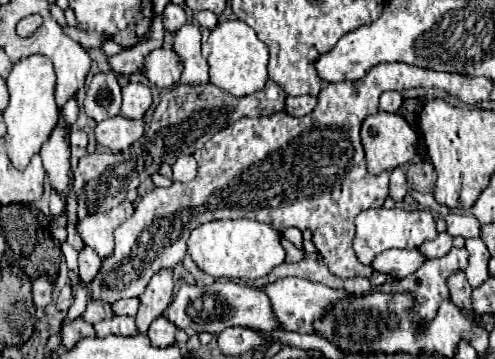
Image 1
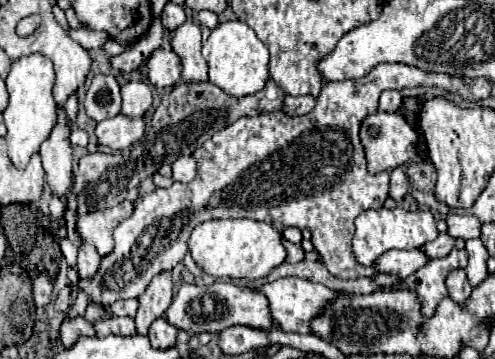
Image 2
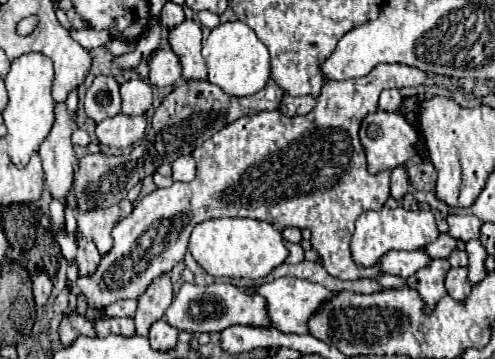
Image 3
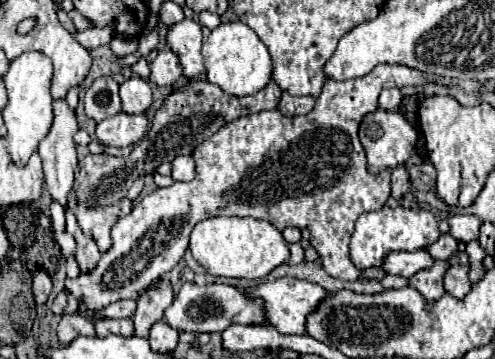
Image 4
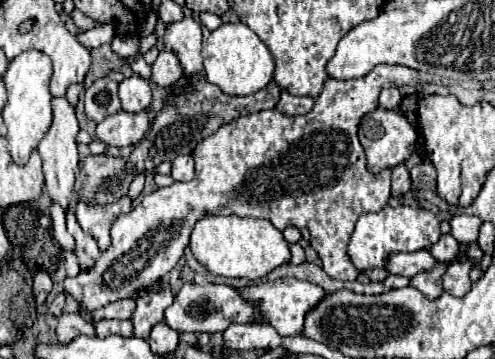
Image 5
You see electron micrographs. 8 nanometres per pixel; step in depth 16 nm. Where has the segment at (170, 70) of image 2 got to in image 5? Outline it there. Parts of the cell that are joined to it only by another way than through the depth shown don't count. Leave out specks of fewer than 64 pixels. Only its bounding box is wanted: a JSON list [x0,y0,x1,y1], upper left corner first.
[150,50,182,88]

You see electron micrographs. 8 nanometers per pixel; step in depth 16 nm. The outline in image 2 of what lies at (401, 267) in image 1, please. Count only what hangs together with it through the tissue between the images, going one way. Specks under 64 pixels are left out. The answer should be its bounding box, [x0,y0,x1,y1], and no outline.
[372,250,428,278]

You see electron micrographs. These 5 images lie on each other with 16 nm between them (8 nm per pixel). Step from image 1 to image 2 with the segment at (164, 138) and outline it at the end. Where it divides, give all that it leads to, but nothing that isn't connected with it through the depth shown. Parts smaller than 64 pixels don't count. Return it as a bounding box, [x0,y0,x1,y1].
[72,80,284,216]

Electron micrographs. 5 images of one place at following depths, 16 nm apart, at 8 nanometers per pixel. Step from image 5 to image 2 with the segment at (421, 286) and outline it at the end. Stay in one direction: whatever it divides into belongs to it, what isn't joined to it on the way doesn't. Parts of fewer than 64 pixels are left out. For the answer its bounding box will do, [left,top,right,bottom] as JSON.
[382,248,468,318]

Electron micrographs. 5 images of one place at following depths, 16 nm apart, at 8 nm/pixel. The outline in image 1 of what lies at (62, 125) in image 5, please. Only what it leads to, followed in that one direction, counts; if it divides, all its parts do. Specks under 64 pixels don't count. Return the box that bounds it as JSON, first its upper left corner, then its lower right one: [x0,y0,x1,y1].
[40,118,70,194]

